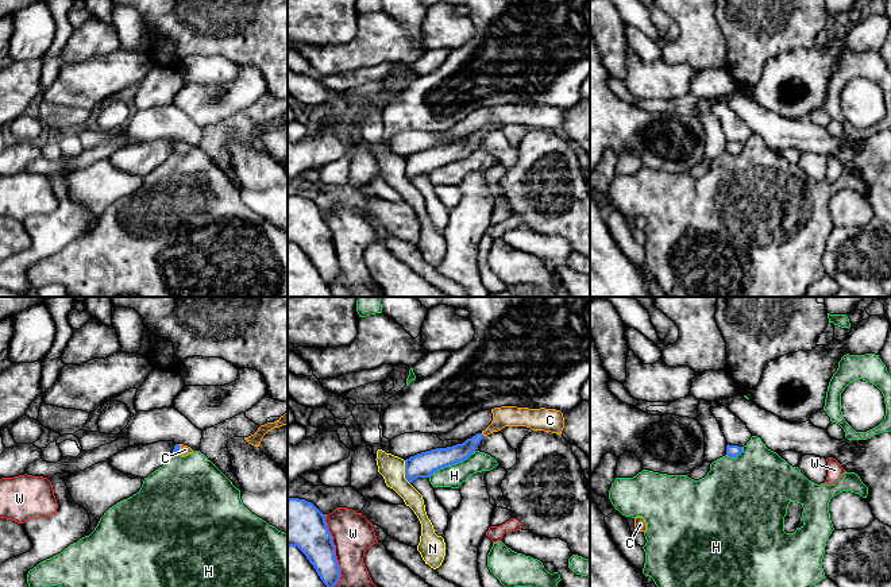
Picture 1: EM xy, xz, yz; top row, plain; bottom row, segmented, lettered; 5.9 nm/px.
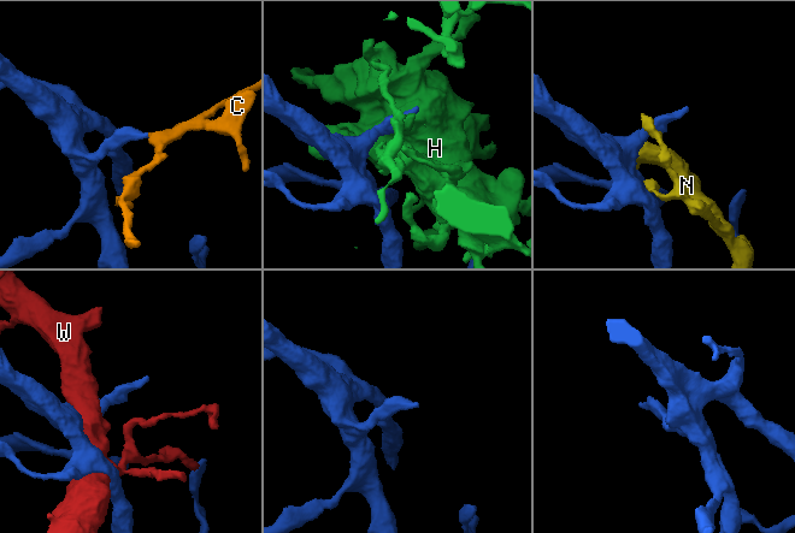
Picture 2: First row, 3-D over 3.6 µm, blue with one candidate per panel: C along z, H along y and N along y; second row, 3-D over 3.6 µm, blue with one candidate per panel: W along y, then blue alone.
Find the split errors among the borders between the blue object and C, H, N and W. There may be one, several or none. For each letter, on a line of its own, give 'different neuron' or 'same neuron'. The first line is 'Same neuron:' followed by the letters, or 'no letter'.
Same neuron: C
C: same neuron
H: different neuron
N: different neuron
W: different neuron

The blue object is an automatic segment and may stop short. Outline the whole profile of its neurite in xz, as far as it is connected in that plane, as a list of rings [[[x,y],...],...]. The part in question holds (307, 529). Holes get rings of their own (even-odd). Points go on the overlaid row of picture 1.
[[[288,498],[288,547],[297,547],[327,587],[340,578],[335,545],[325,515],[305,499]]]

